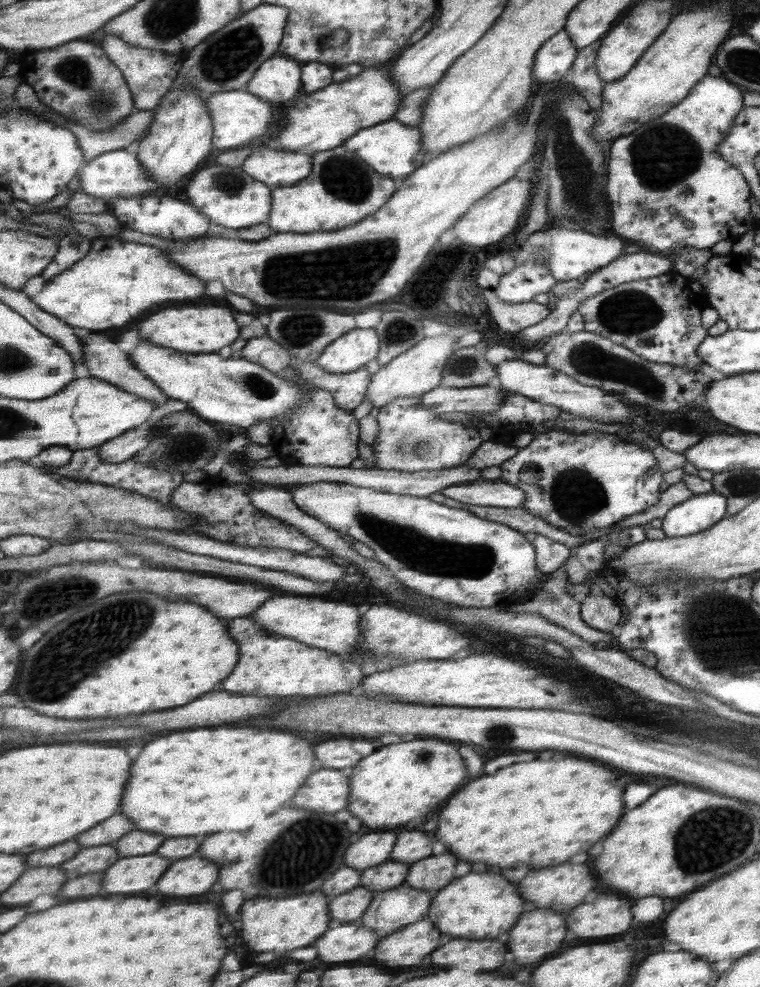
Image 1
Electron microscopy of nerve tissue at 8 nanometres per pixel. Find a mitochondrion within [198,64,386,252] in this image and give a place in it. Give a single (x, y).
(351, 181)

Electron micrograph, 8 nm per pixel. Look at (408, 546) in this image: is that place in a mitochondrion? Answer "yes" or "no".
yes

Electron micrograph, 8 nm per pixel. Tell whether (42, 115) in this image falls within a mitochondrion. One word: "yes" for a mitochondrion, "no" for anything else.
no

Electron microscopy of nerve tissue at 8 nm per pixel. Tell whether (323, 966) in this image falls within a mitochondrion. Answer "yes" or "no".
no

